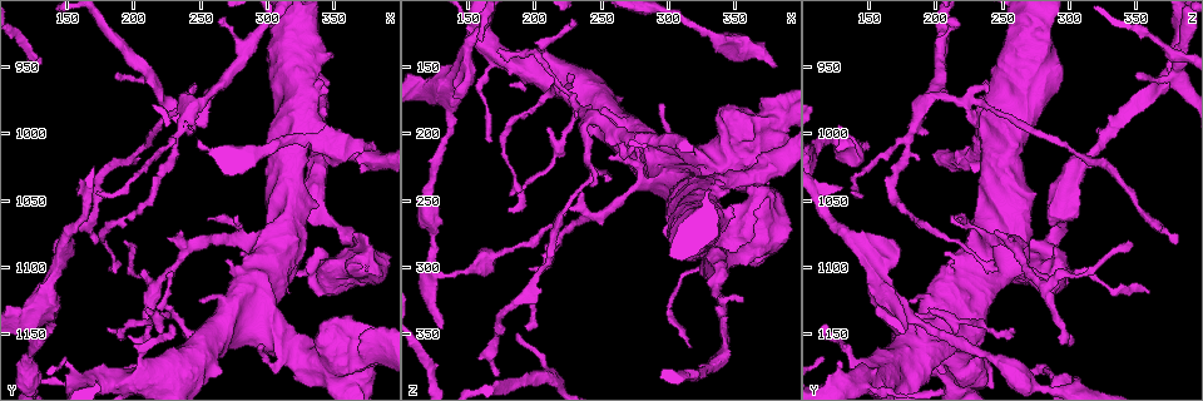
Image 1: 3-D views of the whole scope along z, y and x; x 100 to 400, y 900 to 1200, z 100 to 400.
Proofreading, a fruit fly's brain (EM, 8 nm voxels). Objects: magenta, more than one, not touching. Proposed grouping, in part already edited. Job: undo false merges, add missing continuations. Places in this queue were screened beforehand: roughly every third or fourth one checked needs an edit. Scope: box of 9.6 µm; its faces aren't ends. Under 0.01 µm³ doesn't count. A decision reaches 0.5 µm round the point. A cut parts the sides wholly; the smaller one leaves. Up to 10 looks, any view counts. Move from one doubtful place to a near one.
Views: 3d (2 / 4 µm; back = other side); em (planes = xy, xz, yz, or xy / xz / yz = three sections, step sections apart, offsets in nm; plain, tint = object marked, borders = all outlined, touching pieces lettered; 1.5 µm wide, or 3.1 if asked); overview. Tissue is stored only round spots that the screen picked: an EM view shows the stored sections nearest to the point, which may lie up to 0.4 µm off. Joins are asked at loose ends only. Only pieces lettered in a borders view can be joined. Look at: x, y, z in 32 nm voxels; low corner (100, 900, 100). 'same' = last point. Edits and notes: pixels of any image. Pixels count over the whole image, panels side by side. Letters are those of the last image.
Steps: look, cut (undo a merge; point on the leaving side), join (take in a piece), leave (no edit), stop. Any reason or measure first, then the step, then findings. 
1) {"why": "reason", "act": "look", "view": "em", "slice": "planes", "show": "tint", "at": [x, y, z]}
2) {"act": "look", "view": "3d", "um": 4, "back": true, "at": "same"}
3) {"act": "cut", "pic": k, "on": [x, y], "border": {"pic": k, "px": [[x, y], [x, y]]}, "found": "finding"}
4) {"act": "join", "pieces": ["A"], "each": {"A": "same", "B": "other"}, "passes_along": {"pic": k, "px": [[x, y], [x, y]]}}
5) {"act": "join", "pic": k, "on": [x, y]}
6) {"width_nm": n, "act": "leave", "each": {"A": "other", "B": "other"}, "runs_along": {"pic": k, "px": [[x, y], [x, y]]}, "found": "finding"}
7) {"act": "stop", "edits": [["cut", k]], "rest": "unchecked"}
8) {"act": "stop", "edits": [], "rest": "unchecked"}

{"why": "thick turns thin", "act": "look", "view": "3d", "um": 4, "at": [146, 1184, 304]}

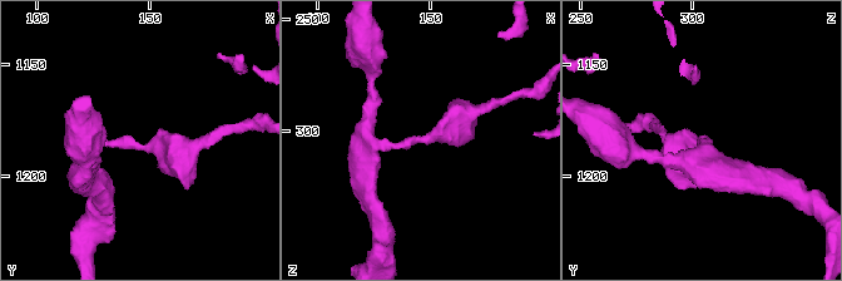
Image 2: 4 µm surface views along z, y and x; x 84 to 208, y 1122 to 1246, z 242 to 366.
{"arm_widths_nm": [220, 380], "why": "shape alone is not enough", "act": "look", "view": "em", "slice": "yz", "step": 8, "show": "borders", "at": [146, 1185, 305]}

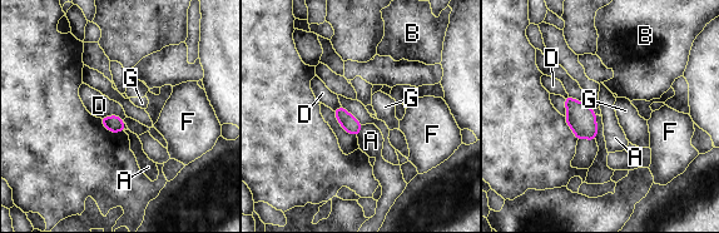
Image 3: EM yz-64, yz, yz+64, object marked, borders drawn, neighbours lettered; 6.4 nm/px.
{"longest_contact_nm": ["D", 190], "act": "leave", "each": {"A": "other", "B": "other", "D": "other", "F": "other", "G": "other"}, "found": "all the same neuron"}

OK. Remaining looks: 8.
{"why": "side arm on a straight run", "act": "look", "view": "3d", "um": 2, "at": [218, 1114, 282]}

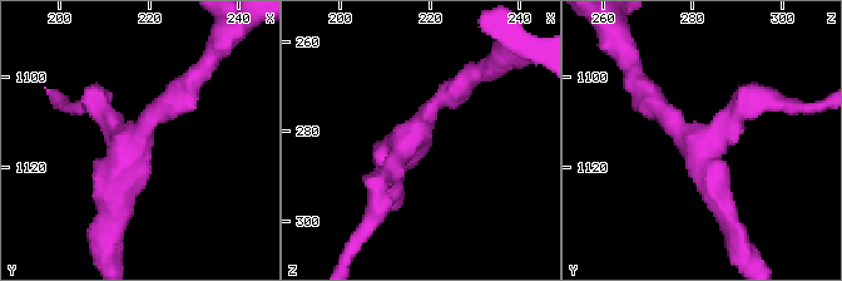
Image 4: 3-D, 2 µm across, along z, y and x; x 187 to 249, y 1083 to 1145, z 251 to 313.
{"arms": 3, "arm_widths_nm": [170, 170, 170], "act": "look", "view": "em", "slice": "planes", "show": "tint", "at": [216, 1114, 281]}

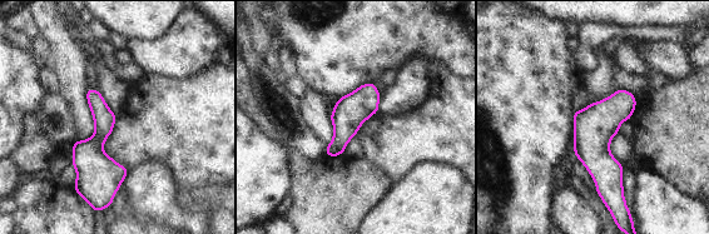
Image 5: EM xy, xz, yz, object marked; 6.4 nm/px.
{"why": "see the neighbours", "act": "look", "view": "em", "slice": "planes", "show": "borders", "at": "same"}

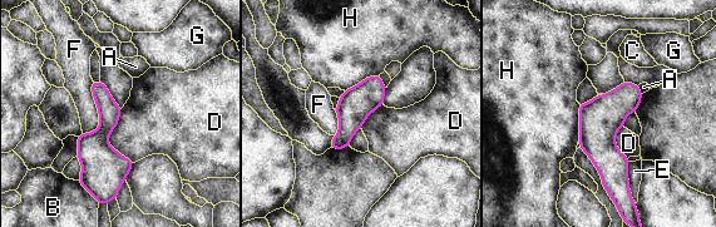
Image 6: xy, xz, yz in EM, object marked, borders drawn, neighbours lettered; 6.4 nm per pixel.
{"width_nm": 110, "longest_contact_nm": ["D", 360], "act": "leave", "each": {"A": "other", "B": "other", "C": "other", "D": "other", "E": "other", "F": "other", "G": "other", "H": "other"}, "found": "all the same neuron"}

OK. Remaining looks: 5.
{"why": "branch stops here", "act": "look", "view": "em", "slice": "planes", "show": "borders", "at": [186, 956, 348]}

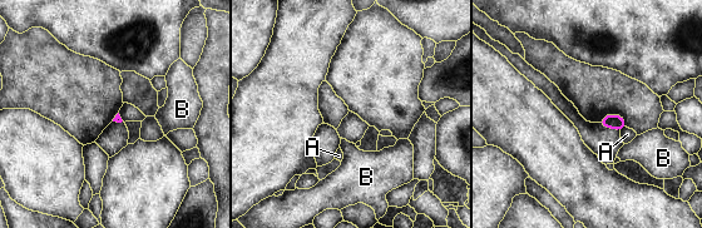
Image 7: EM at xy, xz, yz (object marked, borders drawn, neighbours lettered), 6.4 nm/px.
{"act": "leave", "each": {"A": "other", "B": "other"}, "border": {"pic": 7, "px": [[626, 127], [619, 130]]}, "found": "no lettered piece goes on from it"}

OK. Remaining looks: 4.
{"why": "free end", "act": "look", "view": "em", "slice": "planes", "show": "borders", "at": [382, 1010, 152]}

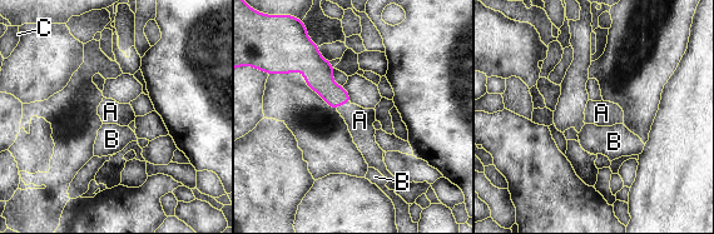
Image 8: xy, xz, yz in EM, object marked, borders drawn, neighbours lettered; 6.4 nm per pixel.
{"act": "join", "pieces": ["A"], "each": {"A": "same", "B": "other", "C": "other"}, "passes_along": {"pic": 8, "px": [[318, 73], [342, 103], [360, 120]]}, "found": "it goes on there"}

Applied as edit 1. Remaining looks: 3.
{"act": "stop", "edits": [["join", 8]], "rest": "unchecked"}

